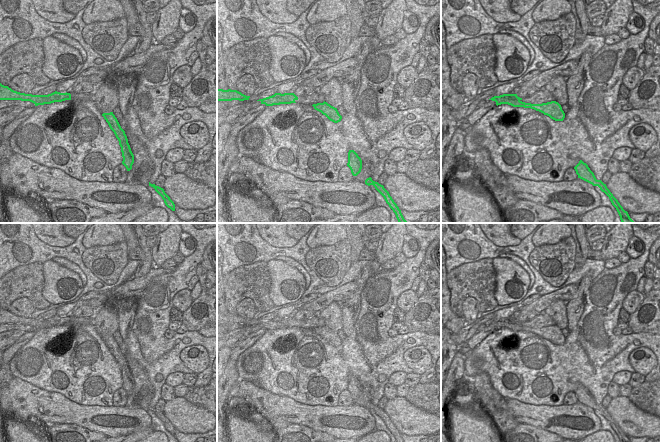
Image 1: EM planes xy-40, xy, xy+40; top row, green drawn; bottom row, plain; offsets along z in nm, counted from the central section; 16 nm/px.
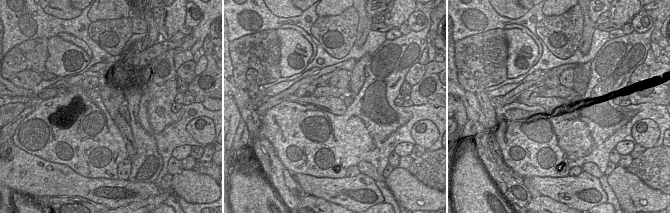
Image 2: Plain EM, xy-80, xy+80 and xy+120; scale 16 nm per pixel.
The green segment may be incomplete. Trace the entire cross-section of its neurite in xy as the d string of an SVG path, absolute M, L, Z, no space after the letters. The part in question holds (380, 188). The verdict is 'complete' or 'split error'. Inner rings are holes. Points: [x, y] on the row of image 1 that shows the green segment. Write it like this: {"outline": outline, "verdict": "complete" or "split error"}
{"outline": "M369 177L365 180L365 184L368 186L373 185L375 187L375 189L384 197L386 203L389 205L389 207L395 213L396 218L397 218L399 223L408 223L404 219L404 217L401 213L401 210L399 209L397 204L394 202L392 197L390 196L389 192L384 188L383 185L379 184L378 182L373 181L371 177Z", "verdict": "complete"}

